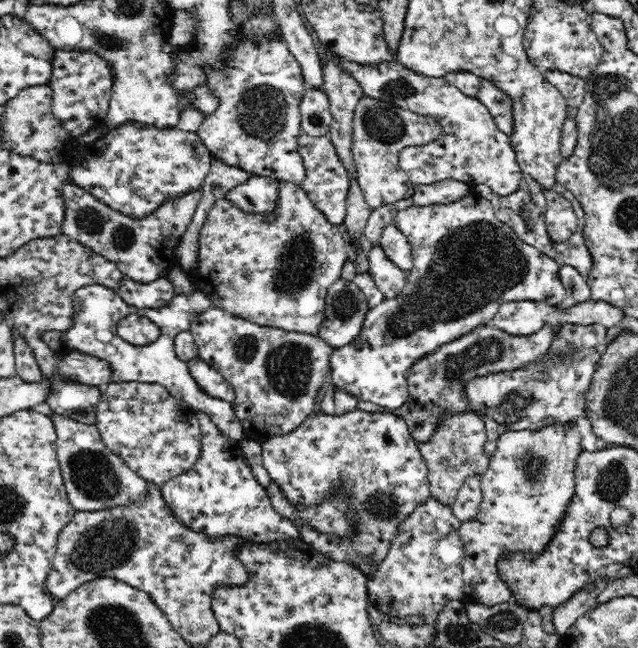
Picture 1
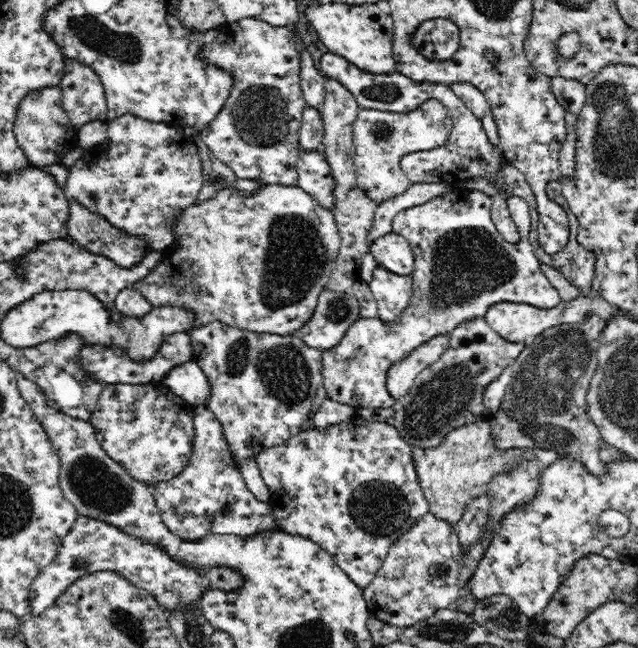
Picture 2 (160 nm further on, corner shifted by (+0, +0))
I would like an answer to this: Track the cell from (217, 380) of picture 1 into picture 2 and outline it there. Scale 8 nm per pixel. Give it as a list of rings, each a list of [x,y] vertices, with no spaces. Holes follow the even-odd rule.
[[[194,360],[174,367],[160,382],[192,406],[209,401],[212,394],[204,371]]]

